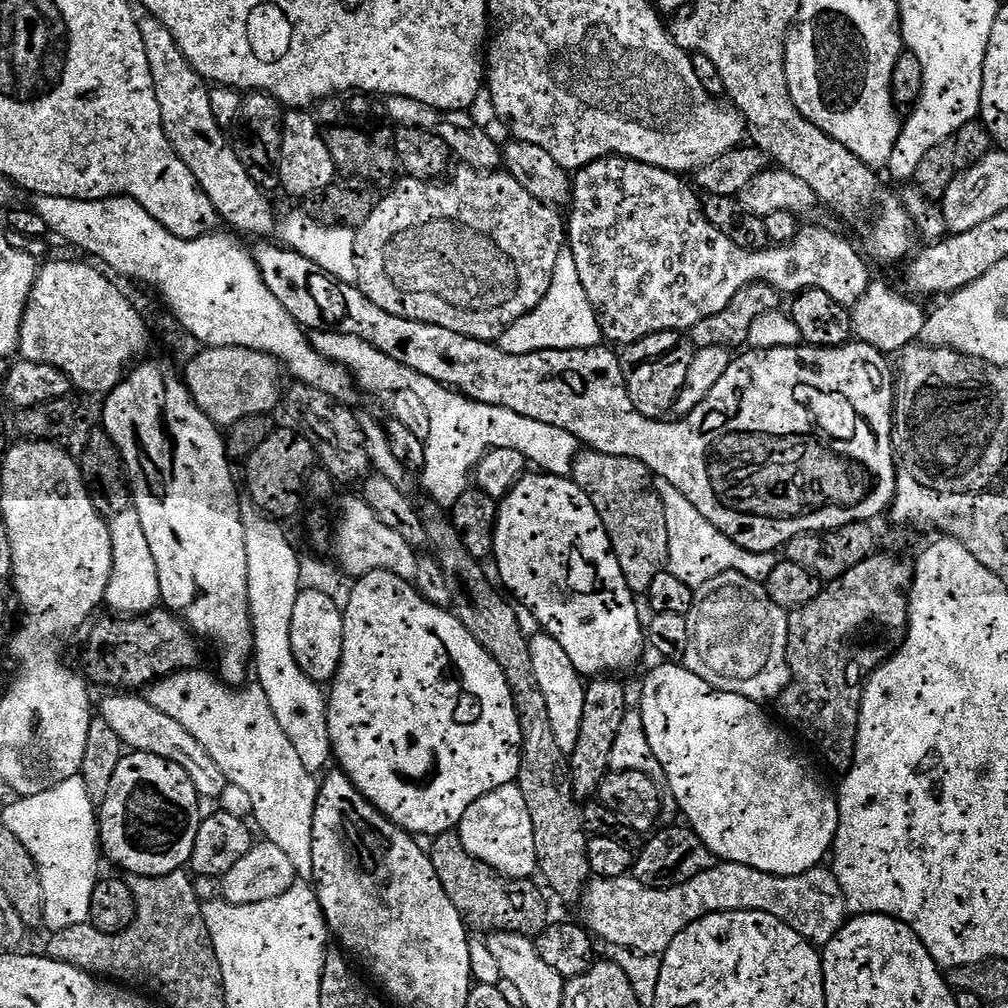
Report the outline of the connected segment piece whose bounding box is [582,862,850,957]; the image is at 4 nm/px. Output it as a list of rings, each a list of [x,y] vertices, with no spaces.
[[[727,862],[709,869],[709,875],[700,875],[679,888],[647,888],[632,874],[613,880],[596,878],[585,887],[582,893],[583,904],[583,923],[593,937],[601,936],[604,944],[617,944],[629,948],[631,952],[654,957],[663,954],[674,942],[674,938],[678,938],[690,925],[696,924],[710,913],[765,912],[790,926],[790,930],[802,934],[802,938],[806,938],[813,946],[828,944],[840,931],[843,933],[850,916],[848,899],[844,897],[844,891],[840,889],[840,883],[831,871],[817,870],[807,872],[805,876],[771,876],[750,866]]]

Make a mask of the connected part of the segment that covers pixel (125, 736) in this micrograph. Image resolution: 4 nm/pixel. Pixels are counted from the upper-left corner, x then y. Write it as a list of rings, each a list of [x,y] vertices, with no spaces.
[[[107,700],[98,705],[98,716],[100,716],[106,727],[120,739],[121,745],[127,746],[134,752],[145,752],[146,754],[158,754],[158,758],[166,758],[170,762],[174,762],[178,766],[182,766],[182,770],[186,770],[186,774],[190,774],[190,782],[194,782],[194,786],[199,790],[201,797],[205,801],[216,800],[224,791],[229,791],[230,785],[226,777],[222,774],[222,770],[218,770],[218,766],[214,763],[214,758],[210,758],[210,754],[206,754],[206,750],[202,750],[202,746],[198,746],[198,735],[190,734],[187,730],[182,730],[182,726],[178,726],[178,722],[174,722],[174,718],[170,718],[170,714],[162,714],[162,710],[158,710],[150,702],[141,702],[141,700]]]

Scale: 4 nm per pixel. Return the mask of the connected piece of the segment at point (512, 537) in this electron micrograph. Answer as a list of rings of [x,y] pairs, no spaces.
[[[547,474],[535,475],[521,475],[512,491],[499,501],[492,551],[495,575],[498,580],[500,575],[499,583],[511,593],[515,603],[525,613],[532,612],[533,618],[544,627],[541,629],[553,636],[562,650],[566,650],[581,677],[596,678],[601,674],[615,673],[612,672],[615,668],[628,668],[643,654],[644,644],[646,648],[646,628],[640,625],[637,597],[626,582],[626,574],[616,553],[612,551],[606,526],[594,502],[590,502],[575,480]]]

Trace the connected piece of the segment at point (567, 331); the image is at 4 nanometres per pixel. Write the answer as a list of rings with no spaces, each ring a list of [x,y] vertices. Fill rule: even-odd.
[[[561,264],[556,268],[549,292],[549,301],[544,301],[535,311],[524,315],[513,328],[501,336],[501,347],[514,355],[528,355],[546,350],[574,350],[599,347],[603,343],[600,320],[593,304],[586,296],[585,287],[573,264]]]

